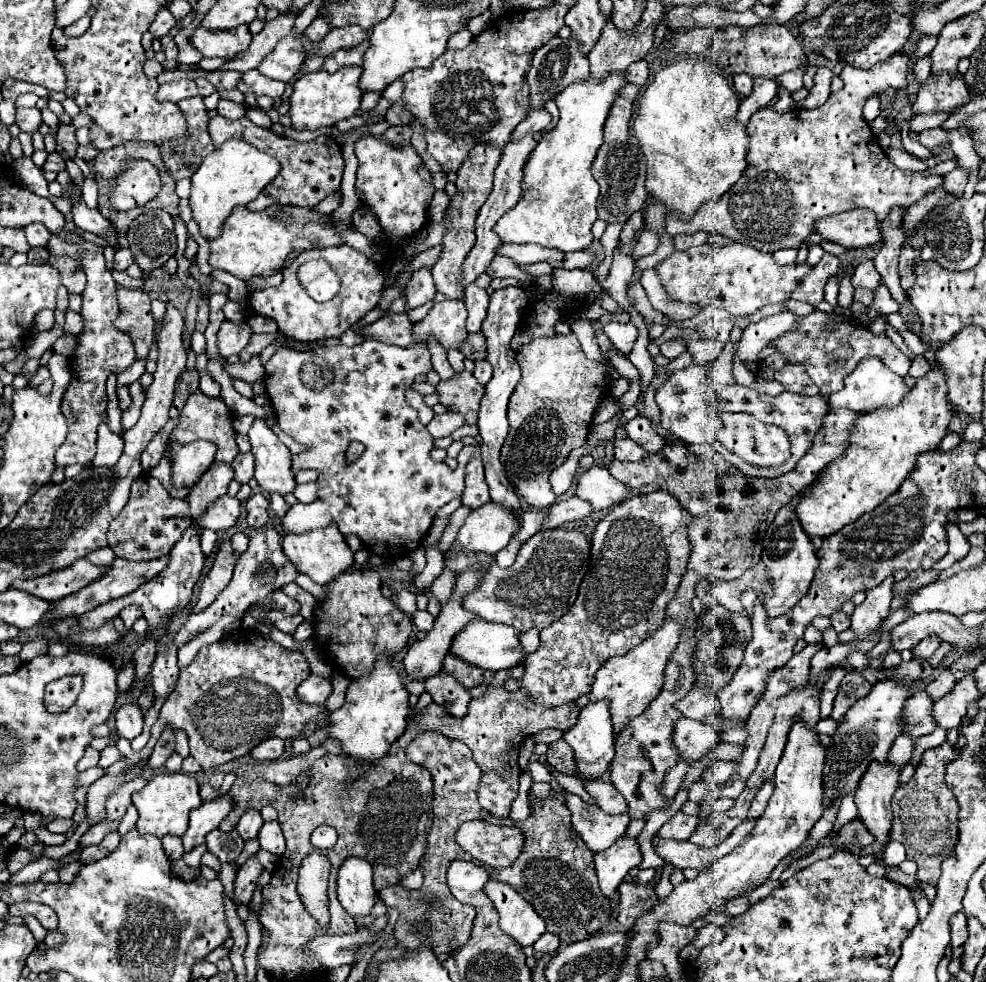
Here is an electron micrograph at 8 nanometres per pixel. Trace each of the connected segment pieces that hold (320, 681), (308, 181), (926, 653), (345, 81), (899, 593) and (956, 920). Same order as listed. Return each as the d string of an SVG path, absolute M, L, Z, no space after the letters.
M311 674L311 676L299 686L297 692L299 692L299 698L301 698L303 702L323 704L323 702L329 698L329 694L333 692L333 686L331 686L331 680Z
M223 116L211 118L209 120L209 136L211 136L211 142L215 148L221 148L221 144L227 142L227 138L241 138L241 140L249 142L251 146L259 148L261 152L279 160L279 164L281 164L279 176L271 184L267 184L267 188L263 188L263 192L251 204L247 204L249 210L265 210L271 204L291 204L291 206L313 208L323 198L337 192L341 186L343 156L341 156L341 146L333 138L321 136L313 142L297 142L291 138L277 136L271 130L255 126L247 116L239 118L239 120L229 120Z
M931 638L931 640L923 640L923 642L921 642L919 646L915 646L911 652L913 652L913 656L915 656L915 658L927 660L927 658L931 658L931 656L933 656L933 652L935 652L939 646L941 646L941 640Z
M351 66L351 68L339 68L339 72L329 74L325 70L311 72L303 76L301 80L295 82L293 94L291 94L291 126L295 130L317 130L323 126L335 126L339 120L351 118L357 114L359 104L361 104L361 92L359 92L359 76L361 76L361 66Z
M915 570L915 572L909 572L909 576L907 576L905 580L897 582L897 584L893 586L895 596L893 596L893 606L891 606L891 610L901 608L905 594L915 592L915 590L919 590L921 586L925 586L925 584L929 584L929 582L935 582L937 576L939 576L937 570Z
M959 912L959 914L955 914L951 918L951 946L953 948L963 946L967 936L969 936L969 932L967 932L967 918L963 918L963 912Z

